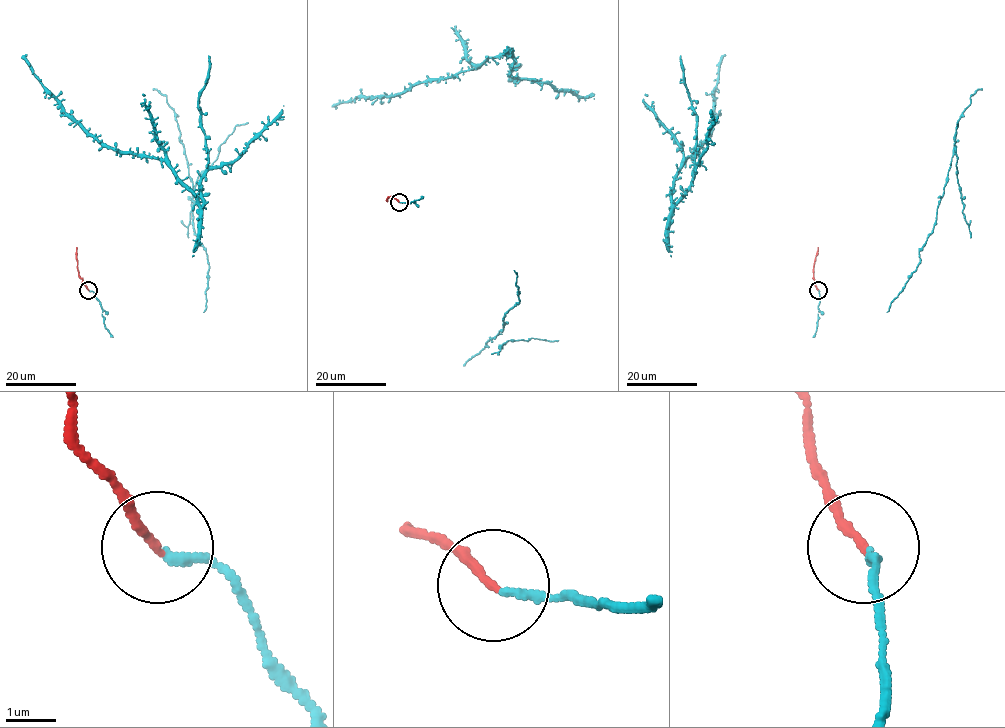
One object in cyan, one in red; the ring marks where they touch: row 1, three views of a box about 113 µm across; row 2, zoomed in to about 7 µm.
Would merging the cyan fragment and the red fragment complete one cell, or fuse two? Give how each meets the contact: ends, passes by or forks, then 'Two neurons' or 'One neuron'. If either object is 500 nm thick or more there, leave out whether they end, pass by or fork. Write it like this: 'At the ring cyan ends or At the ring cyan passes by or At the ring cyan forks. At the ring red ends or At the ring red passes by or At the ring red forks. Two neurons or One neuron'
At the ring cyan ends. At the ring red ends. One neuron

